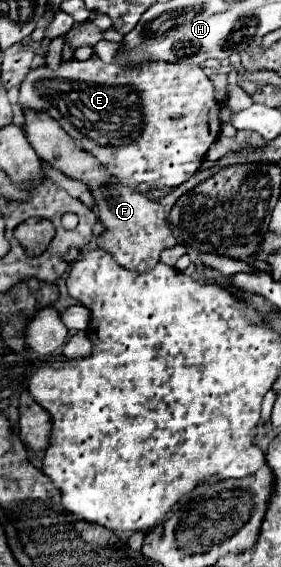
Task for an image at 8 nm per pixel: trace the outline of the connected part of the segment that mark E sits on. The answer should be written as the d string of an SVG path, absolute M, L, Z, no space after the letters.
M98 56L86 62L76 58L62 60L56 70L40 66L28 72L20 84L18 104L22 110L48 112L60 126L80 144L82 150L96 156L108 172L112 172L124 184L150 184L162 186L170 192L184 184L202 164L212 142L220 136L220 104L214 100L214 84L200 66L166 64L156 60L150 64L138 64L138 68L118 68L118 64L104 64Z

